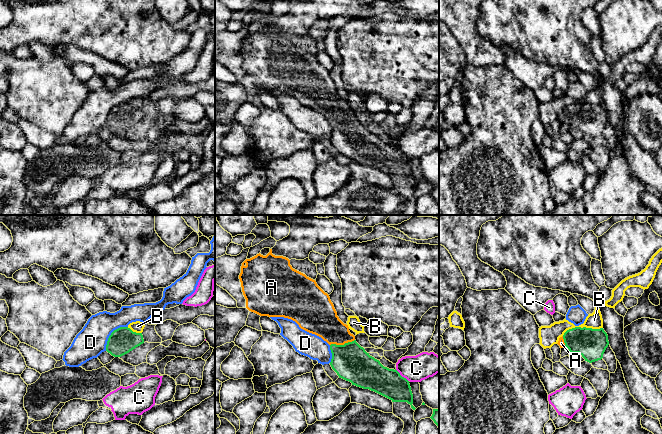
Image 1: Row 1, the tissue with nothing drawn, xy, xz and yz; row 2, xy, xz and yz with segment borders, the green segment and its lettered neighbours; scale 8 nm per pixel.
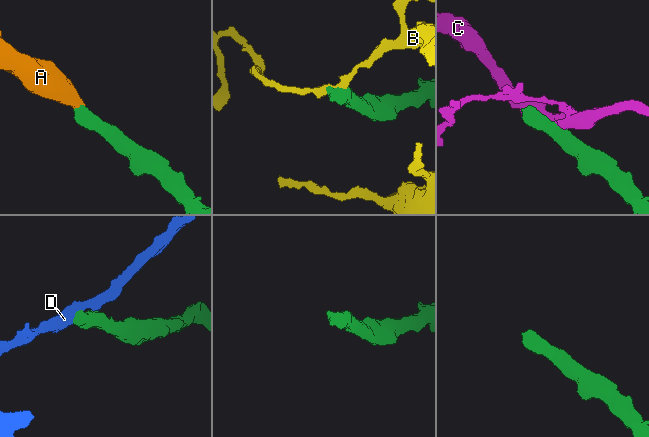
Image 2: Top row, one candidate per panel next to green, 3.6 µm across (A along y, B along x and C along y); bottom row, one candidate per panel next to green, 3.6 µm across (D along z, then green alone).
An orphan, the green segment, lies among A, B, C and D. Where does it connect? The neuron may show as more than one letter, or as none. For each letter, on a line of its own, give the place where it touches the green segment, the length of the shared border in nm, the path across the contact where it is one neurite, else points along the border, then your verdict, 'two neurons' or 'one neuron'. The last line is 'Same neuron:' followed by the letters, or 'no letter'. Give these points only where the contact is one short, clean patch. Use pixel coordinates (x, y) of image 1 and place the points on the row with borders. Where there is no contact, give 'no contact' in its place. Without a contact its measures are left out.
A: xz (342, 345) | 200 nm | across xz (351, 362), (342, 345), (341, 340), (322, 321) | one neuron
B: yz (583, 327) | 340 nm | along yz (602, 327), (572, 327), (562, 335) | two neurons
C: xz (401, 376) | 150 nm | along xz (395, 369), (408, 381) | two neurons
D: xy (111, 334) | 260 nm | along xy (127, 326), (116, 328), (111, 333), (105, 350) | two neurons
Same neuron: A

